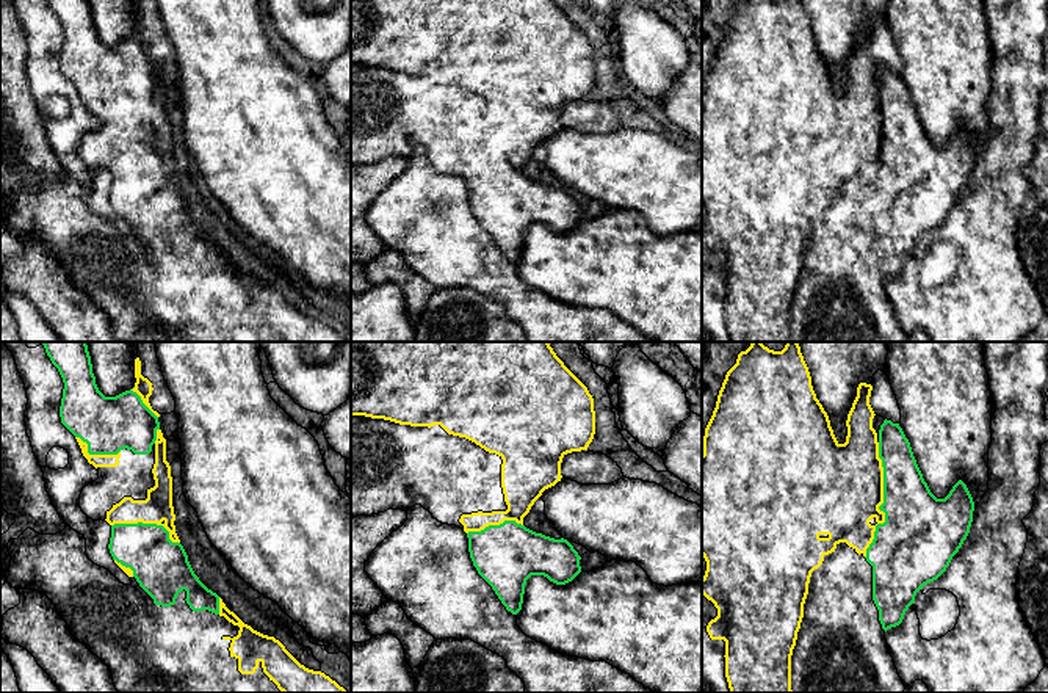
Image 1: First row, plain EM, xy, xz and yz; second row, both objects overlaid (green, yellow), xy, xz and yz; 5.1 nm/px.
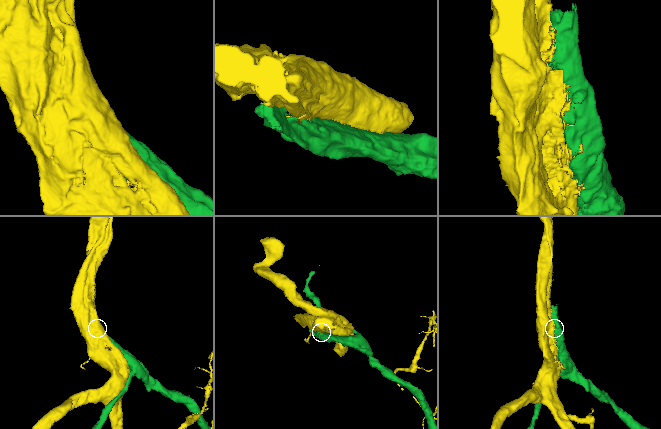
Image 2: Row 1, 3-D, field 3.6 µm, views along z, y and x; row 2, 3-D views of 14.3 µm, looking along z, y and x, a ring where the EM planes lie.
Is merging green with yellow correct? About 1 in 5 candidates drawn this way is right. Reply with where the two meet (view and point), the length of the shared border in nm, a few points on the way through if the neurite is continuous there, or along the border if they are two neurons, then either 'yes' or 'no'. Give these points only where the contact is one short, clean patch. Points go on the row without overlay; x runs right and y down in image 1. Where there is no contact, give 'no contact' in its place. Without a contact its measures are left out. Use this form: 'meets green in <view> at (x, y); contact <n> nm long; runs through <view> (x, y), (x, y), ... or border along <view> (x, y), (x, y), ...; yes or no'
meets green in yz at (884, 151); contact 600 nm long; no

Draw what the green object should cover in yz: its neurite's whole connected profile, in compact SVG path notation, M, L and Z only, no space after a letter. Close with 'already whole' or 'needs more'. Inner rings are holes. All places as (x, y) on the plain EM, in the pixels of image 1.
M885 67L877 91L884 116L884 152L879 158L885 161L885 171L876 174L874 188L865 204L840 191L811 221L804 267L791 304L793 342L904 342L905 334L894 315L885 281L902 271L905 260L915 252L916 241L946 220L970 182L974 151L962 129L945 147L937 147L924 130L899 72Z | needs more

